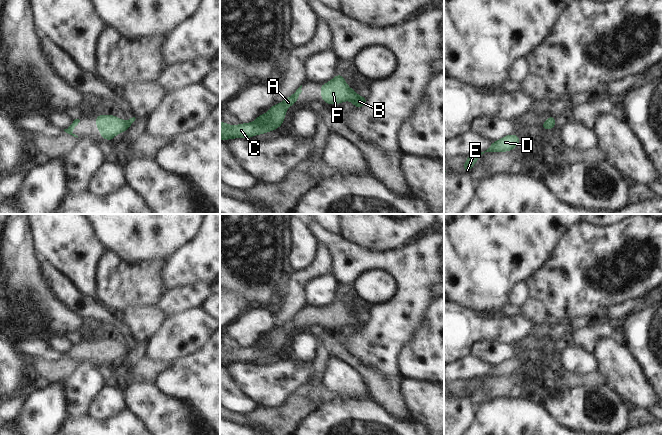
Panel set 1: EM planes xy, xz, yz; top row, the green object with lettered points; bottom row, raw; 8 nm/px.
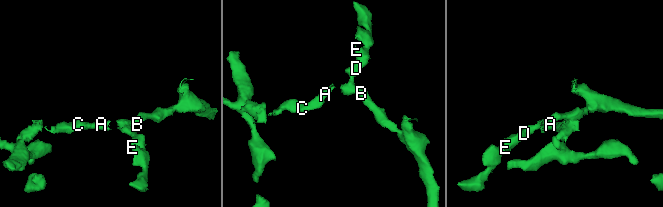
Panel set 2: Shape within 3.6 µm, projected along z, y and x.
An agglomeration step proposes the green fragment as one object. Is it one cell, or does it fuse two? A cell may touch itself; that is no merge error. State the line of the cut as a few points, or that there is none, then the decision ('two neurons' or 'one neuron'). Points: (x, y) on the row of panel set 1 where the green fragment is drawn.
no cut; one neuron

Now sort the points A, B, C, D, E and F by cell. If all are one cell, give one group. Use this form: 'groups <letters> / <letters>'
groups A B C D E F

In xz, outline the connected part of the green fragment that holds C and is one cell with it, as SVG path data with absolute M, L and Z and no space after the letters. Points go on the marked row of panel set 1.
M302 85L294 92L292 96L270 107L267 114L261 114L253 123L244 123L236 126L228 125L220 121L220 140L232 138L251 138L257 134L264 134L271 130L277 130L283 124L287 108L296 104L300 96Z

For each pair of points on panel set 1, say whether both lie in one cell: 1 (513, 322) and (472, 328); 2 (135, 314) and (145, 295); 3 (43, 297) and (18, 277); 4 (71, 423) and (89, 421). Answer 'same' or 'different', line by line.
1: same
2: different
3: same
4: same

